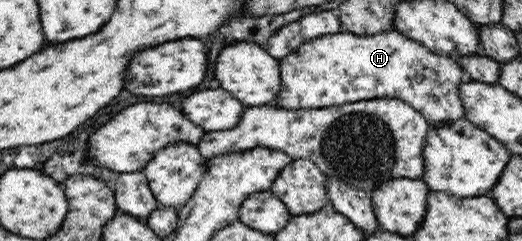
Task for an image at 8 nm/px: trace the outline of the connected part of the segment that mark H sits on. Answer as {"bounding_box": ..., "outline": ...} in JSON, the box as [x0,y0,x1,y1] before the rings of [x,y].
{"bounding_box":[273,30,472,124],"outline":[[[397,30],[377,35],[355,35],[337,32],[303,43],[295,53],[281,59],[281,91],[273,105],[288,110],[307,110],[355,103],[359,99],[402,99],[414,107],[431,124],[465,118],[463,102],[459,99],[459,85],[472,81],[471,76],[457,64],[457,59],[443,57],[427,49],[422,43],[405,37]]]}

